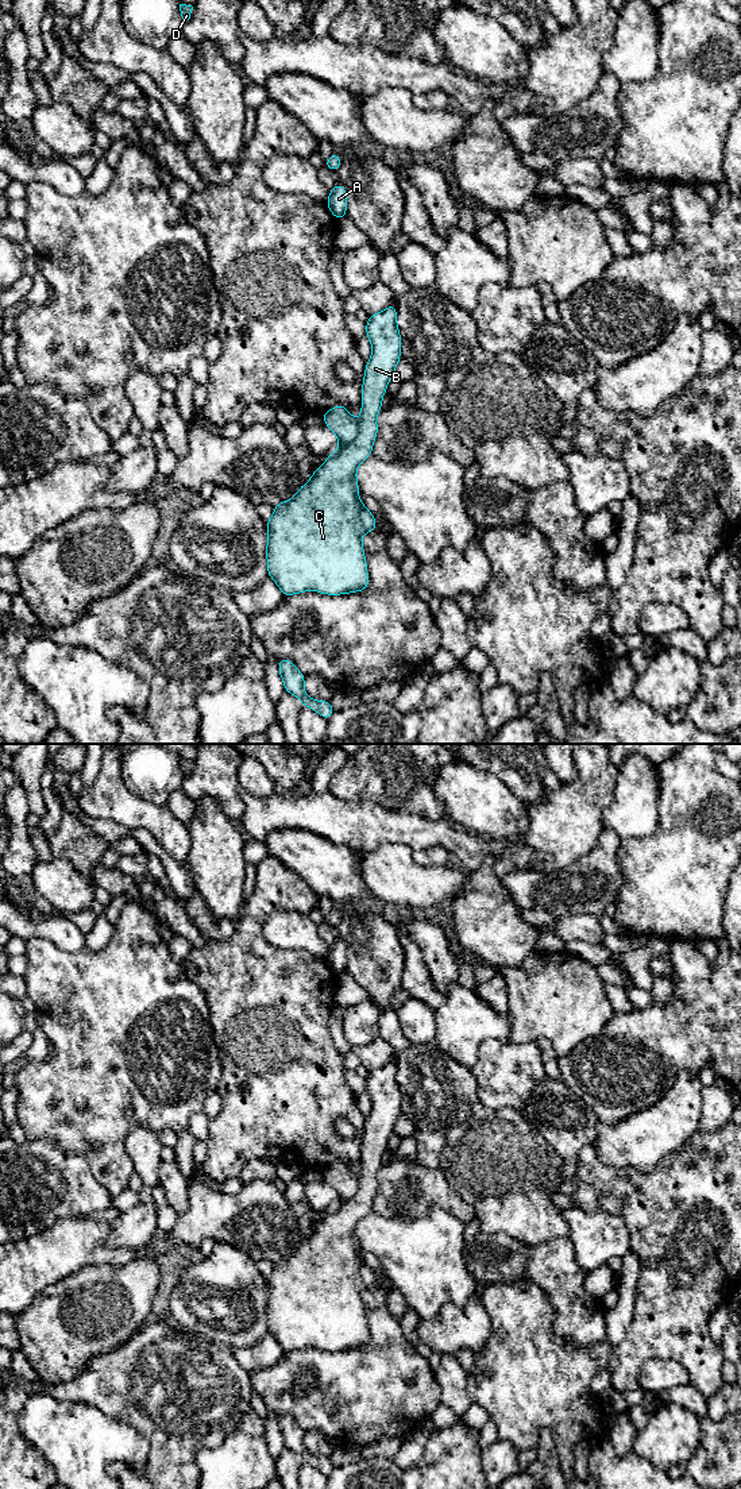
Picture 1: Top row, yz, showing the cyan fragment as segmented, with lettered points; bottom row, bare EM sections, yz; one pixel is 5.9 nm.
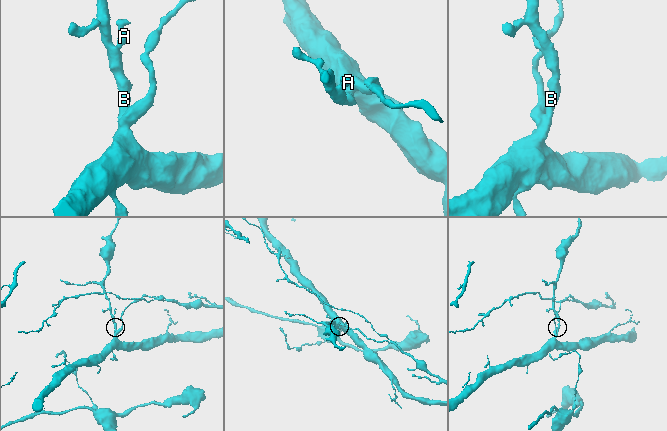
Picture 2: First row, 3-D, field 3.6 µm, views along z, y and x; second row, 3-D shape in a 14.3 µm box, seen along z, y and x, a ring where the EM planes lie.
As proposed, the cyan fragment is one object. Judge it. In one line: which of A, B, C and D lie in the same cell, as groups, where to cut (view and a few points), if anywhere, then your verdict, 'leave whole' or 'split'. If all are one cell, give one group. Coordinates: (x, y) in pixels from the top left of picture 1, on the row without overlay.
groups A B C / D; cut yz (358, 1176), (357, 1191), (348, 1199), (339, 1202); split

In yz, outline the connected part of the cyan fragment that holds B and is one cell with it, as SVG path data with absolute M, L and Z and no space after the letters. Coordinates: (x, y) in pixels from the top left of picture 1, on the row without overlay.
M395 1058L371 1071L366 1084L373 1110L366 1118L362 1170L355 1195L347 1201L339 1201L292 1255L274 1261L274 1269L266 1277L267 1330L281 1345L283 1354L309 1346L327 1351L350 1350L363 1347L370 1341L362 1292L378 1282L374 1270L362 1260L358 1250L356 1226L373 1210L382 1154L401 1115L402 1096L397 1081Z

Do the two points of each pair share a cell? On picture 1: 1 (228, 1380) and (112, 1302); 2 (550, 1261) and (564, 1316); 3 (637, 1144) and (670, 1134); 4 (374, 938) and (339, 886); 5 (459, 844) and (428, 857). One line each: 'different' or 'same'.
1: different
2: same
3: same
4: different
5: different

